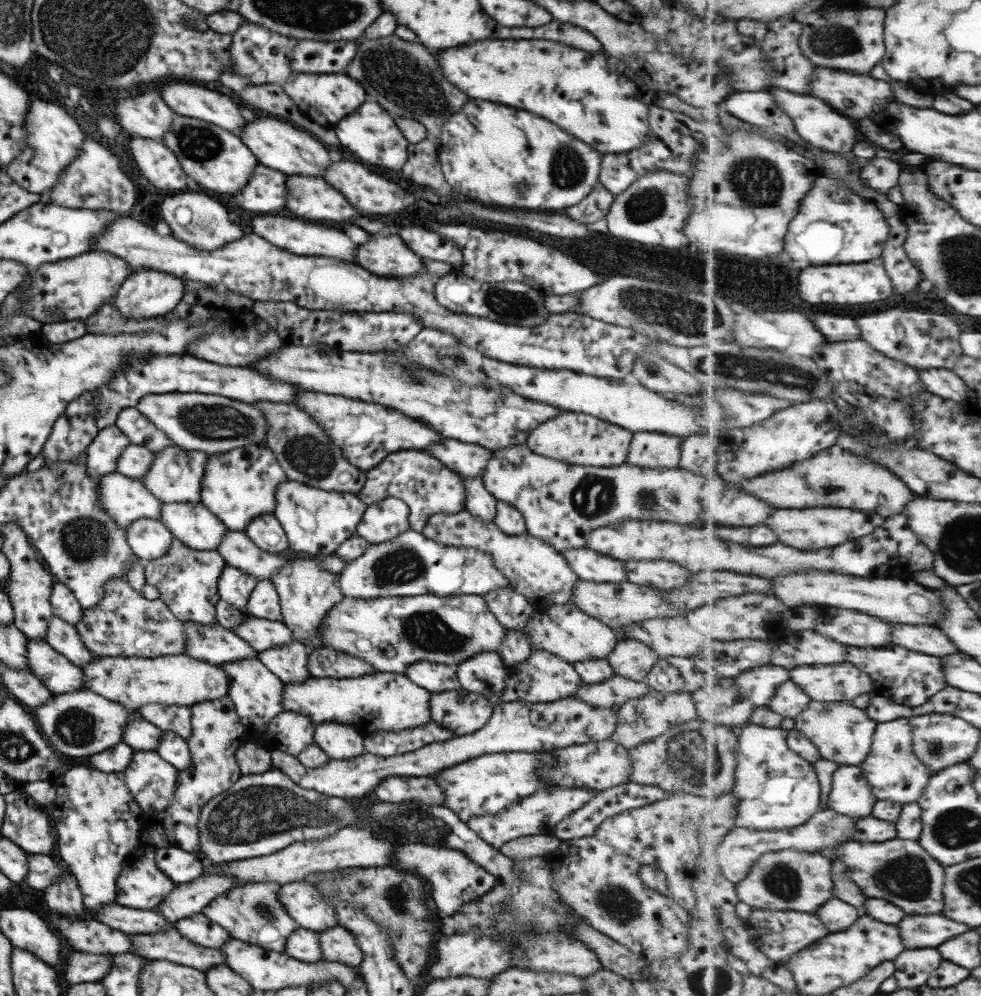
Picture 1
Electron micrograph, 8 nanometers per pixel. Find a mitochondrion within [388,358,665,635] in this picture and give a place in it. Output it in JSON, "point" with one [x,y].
{"point":[593,496]}

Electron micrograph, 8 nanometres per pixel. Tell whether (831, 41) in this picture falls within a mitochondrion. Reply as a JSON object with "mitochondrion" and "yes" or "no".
{"mitochondrion":"yes"}

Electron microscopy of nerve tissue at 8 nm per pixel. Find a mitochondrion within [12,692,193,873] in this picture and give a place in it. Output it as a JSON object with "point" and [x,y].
{"point":[77,726]}

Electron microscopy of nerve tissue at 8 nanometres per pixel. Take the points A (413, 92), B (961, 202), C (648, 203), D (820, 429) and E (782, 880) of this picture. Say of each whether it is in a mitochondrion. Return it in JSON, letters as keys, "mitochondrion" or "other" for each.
{"A":"mitochondrion","B":"other","C":"mitochondrion","D":"other","E":"mitochondrion"}

